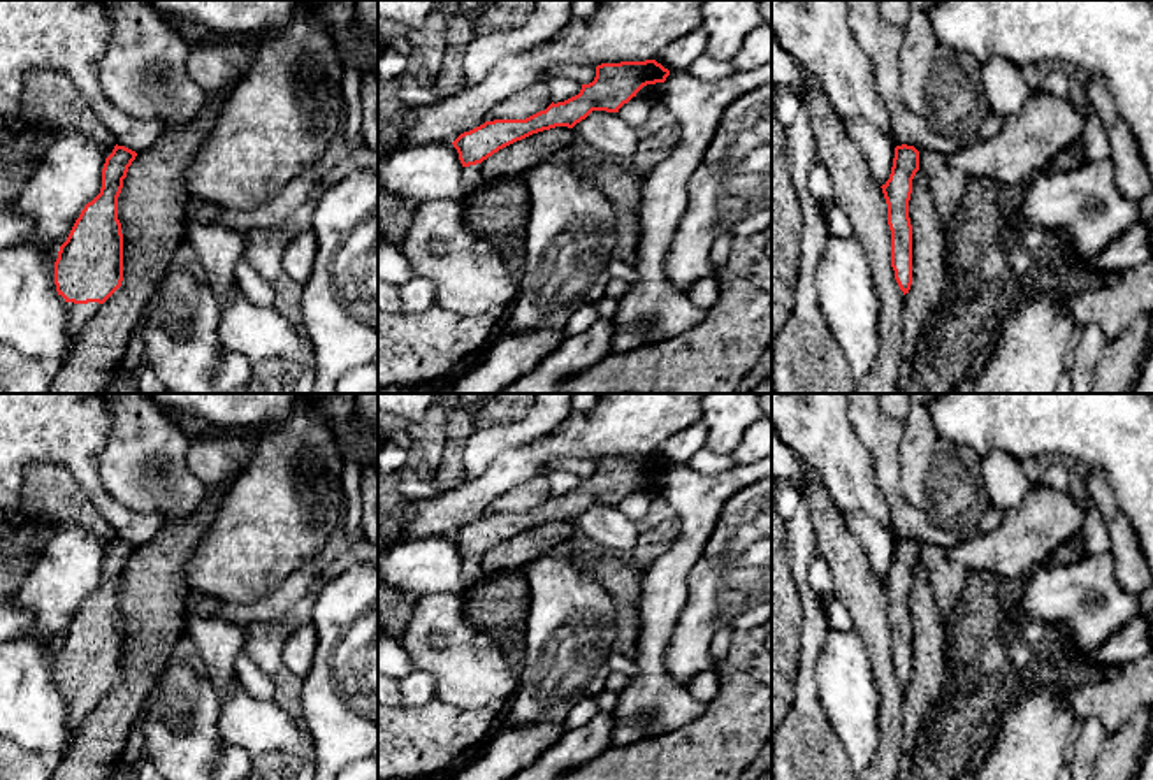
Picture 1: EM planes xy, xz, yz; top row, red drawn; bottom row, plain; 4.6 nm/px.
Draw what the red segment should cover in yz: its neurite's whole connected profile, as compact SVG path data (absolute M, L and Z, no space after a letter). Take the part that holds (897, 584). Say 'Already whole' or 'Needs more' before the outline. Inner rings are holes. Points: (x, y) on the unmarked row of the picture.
Already whole. M896 539L889 573L881 580L888 597L891 624L891 661L900 683L909 687L912 678L912 618L909 594L912 573L919 564L919 545L914 539Z

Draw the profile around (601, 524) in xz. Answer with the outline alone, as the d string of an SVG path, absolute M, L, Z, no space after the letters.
M592 504L573 522L582 536L612 550L633 548L640 538L636 524L617 506Z

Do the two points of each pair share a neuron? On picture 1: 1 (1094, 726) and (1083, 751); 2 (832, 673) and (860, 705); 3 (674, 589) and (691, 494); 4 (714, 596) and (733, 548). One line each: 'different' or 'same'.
1: same
2: same
3: same
4: same

